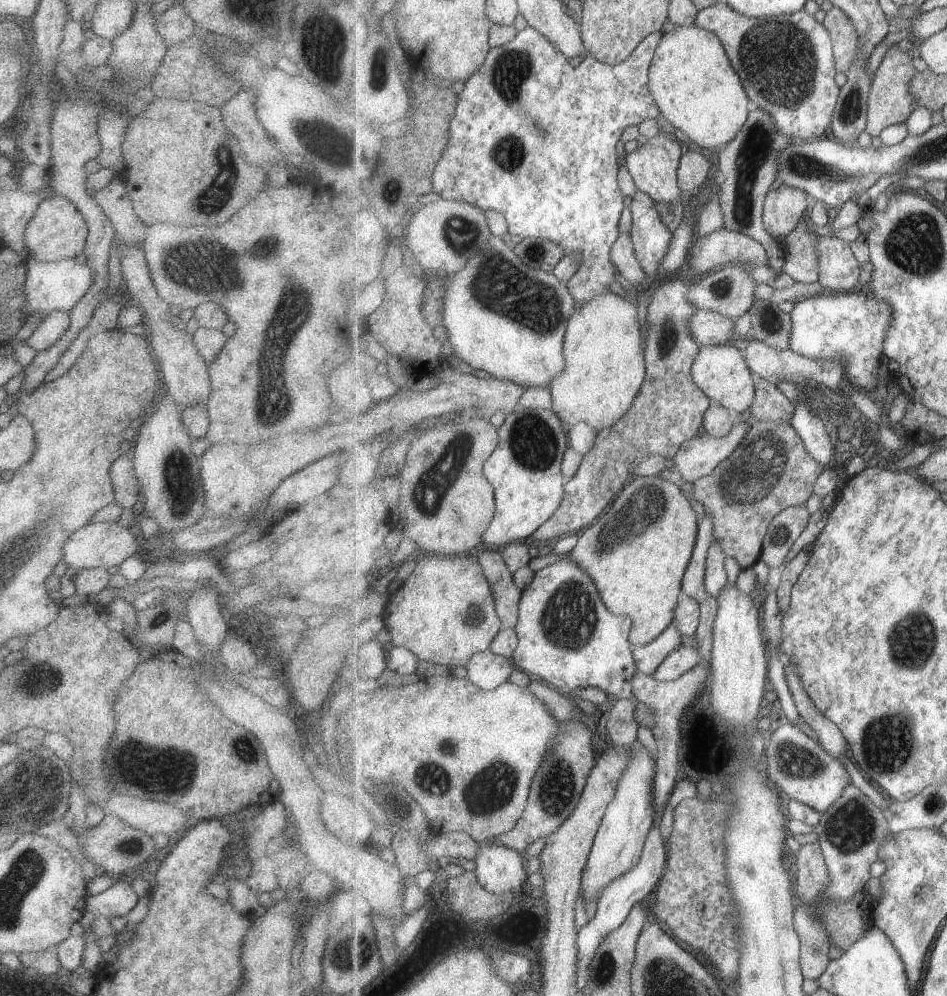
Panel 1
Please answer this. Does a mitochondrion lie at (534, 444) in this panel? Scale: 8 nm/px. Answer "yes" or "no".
yes

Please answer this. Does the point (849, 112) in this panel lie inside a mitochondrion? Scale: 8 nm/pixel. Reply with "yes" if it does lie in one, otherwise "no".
yes

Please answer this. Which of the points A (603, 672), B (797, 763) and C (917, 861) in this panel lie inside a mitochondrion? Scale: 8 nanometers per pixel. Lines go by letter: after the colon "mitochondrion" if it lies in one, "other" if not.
A: other
B: mitochondrion
C: other

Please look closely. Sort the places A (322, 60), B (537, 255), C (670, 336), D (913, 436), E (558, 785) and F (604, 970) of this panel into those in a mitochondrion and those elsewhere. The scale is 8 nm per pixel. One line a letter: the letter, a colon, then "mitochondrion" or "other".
A: mitochondrion
B: mitochondrion
C: mitochondrion
D: other
E: mitochondrion
F: mitochondrion

